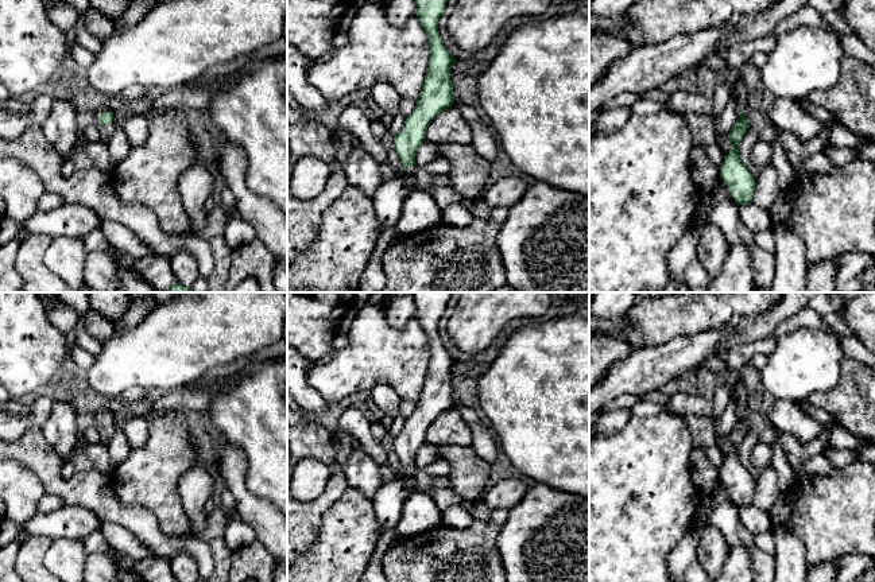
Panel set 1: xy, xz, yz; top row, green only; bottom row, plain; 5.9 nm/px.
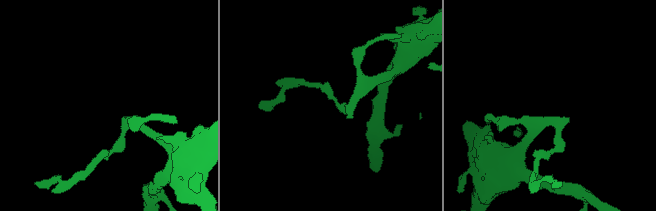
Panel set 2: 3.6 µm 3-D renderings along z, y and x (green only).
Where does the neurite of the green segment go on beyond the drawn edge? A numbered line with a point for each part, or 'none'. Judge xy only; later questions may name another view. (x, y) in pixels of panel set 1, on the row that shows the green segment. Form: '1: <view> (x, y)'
1: xy (103, 108)

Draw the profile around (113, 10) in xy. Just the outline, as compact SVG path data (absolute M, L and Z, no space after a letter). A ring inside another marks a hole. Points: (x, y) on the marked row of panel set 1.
M89 0L89 7L115 22L124 13L129 3L131 0Z

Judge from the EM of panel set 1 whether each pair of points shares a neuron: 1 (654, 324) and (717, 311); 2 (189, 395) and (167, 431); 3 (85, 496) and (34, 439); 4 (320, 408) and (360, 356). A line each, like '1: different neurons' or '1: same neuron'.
1: same neuron
2: different neurons
3: same neuron
4: different neurons

